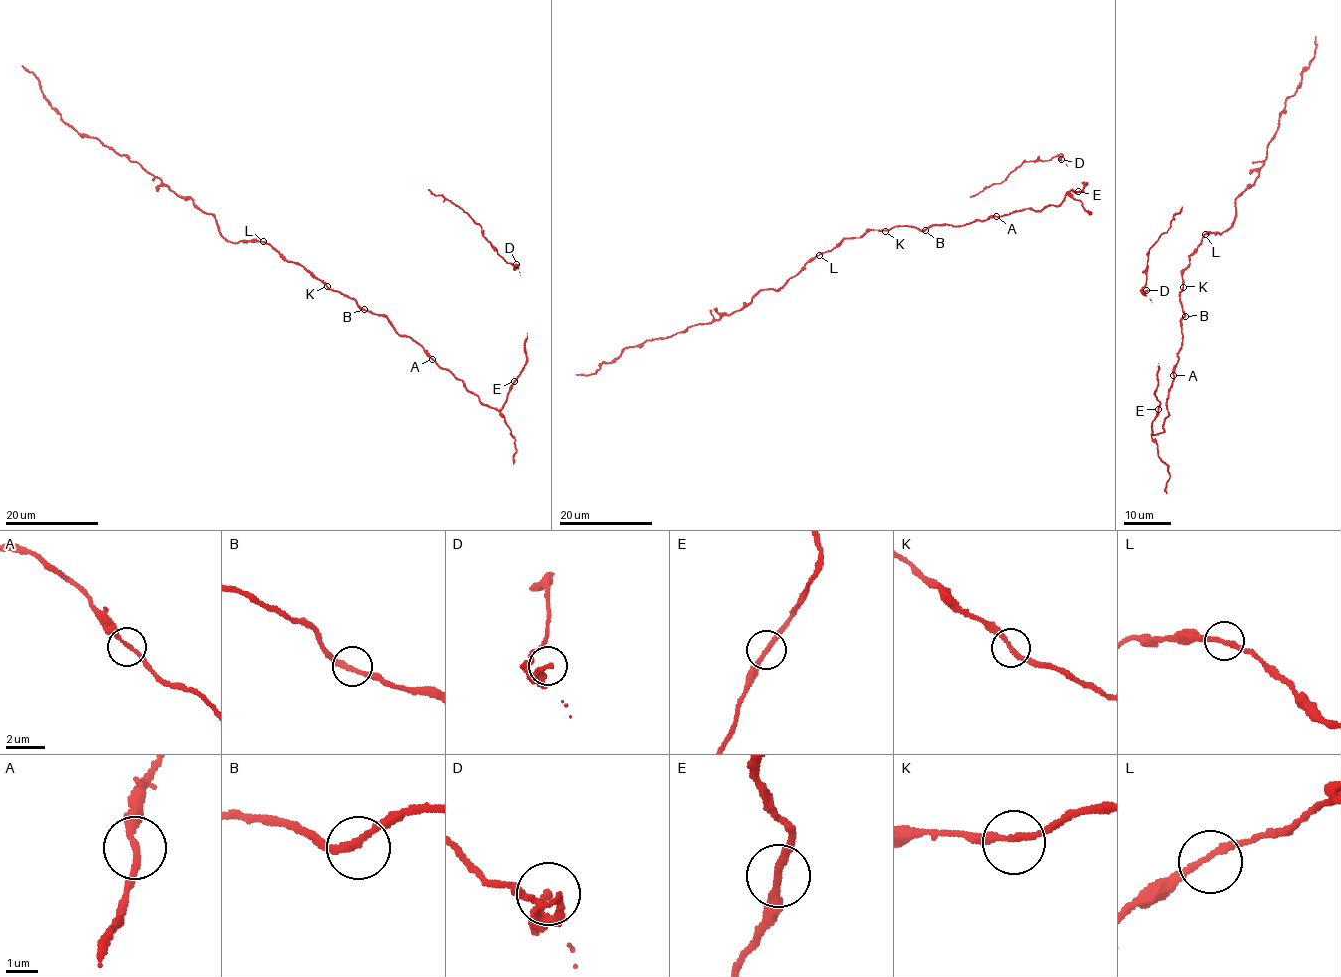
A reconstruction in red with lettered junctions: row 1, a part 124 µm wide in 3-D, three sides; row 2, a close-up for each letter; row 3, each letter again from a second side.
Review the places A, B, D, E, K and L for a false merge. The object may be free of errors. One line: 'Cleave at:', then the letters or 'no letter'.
Cleave at: D

